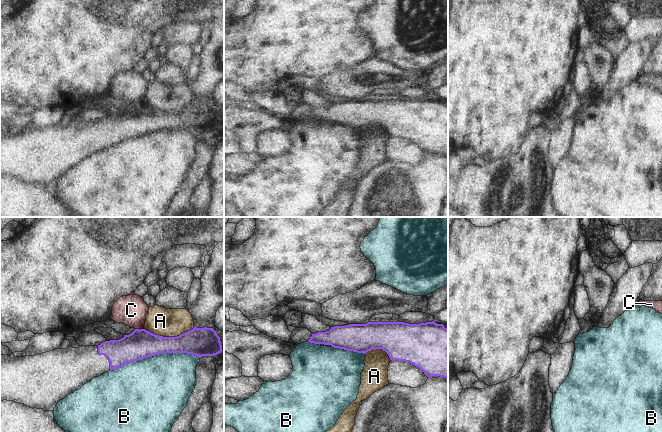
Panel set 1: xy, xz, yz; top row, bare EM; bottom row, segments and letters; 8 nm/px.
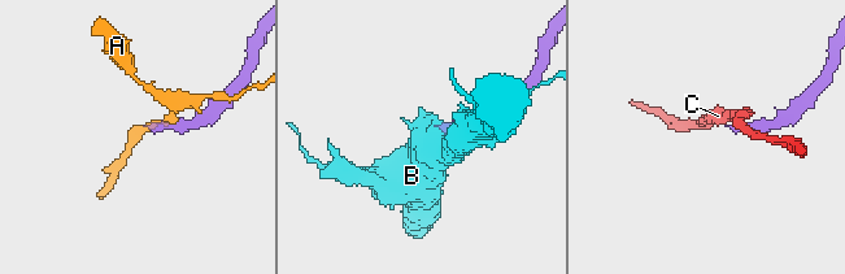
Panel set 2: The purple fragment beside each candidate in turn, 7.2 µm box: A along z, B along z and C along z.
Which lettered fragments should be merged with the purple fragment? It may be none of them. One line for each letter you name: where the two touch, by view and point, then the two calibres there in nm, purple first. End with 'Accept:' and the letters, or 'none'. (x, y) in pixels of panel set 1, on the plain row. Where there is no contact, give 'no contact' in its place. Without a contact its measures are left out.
Accept: none

